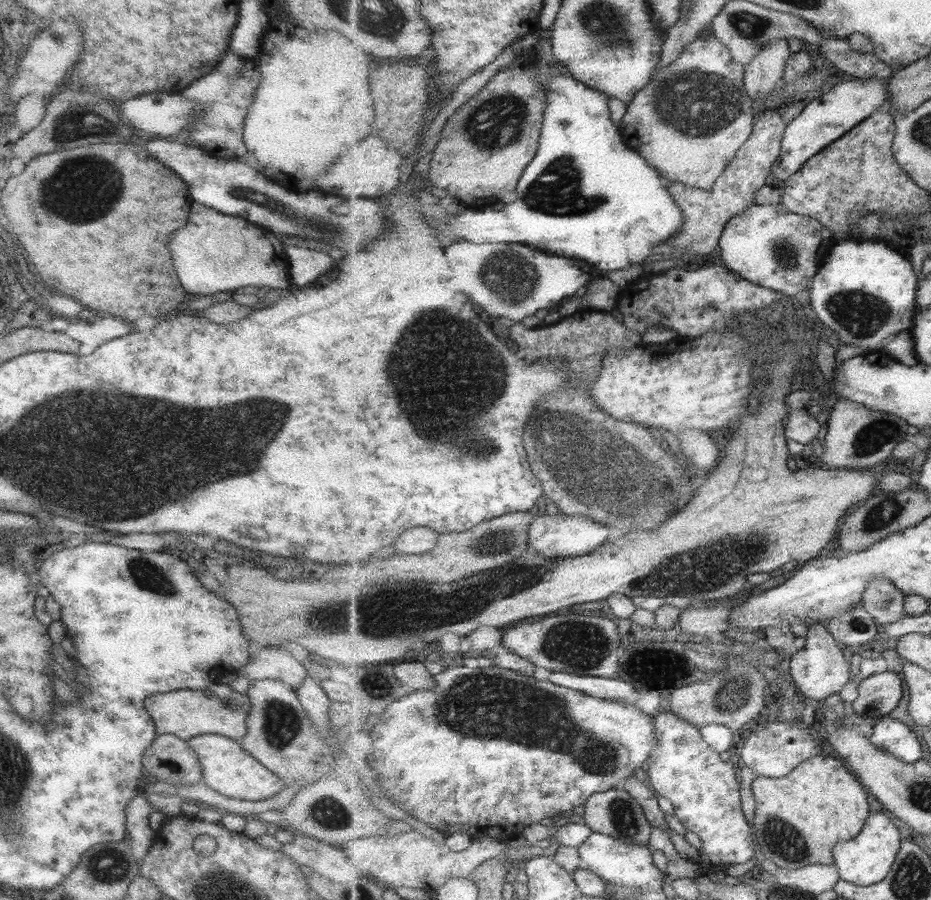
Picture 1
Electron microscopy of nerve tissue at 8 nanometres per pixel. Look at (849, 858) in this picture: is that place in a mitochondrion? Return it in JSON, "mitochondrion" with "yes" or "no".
{"mitochondrion":"no"}

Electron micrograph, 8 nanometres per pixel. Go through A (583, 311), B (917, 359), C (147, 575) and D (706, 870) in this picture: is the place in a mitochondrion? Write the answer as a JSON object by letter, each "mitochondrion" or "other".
{"A":"other","B":"other","C":"mitochondrion","D":"other"}

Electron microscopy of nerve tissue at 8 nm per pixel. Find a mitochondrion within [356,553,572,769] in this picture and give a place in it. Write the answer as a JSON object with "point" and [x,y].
{"point":[379,684]}

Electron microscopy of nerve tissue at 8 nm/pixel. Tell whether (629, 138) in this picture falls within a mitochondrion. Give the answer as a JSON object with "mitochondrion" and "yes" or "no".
{"mitochondrion":"no"}

